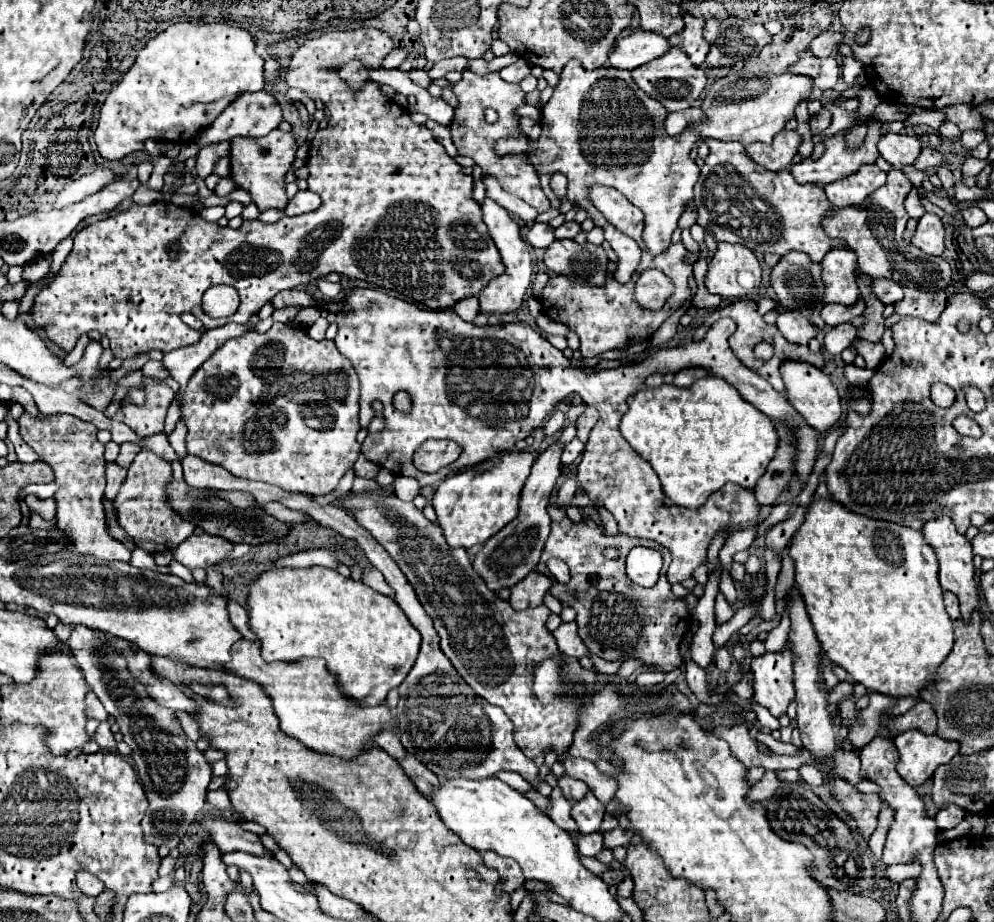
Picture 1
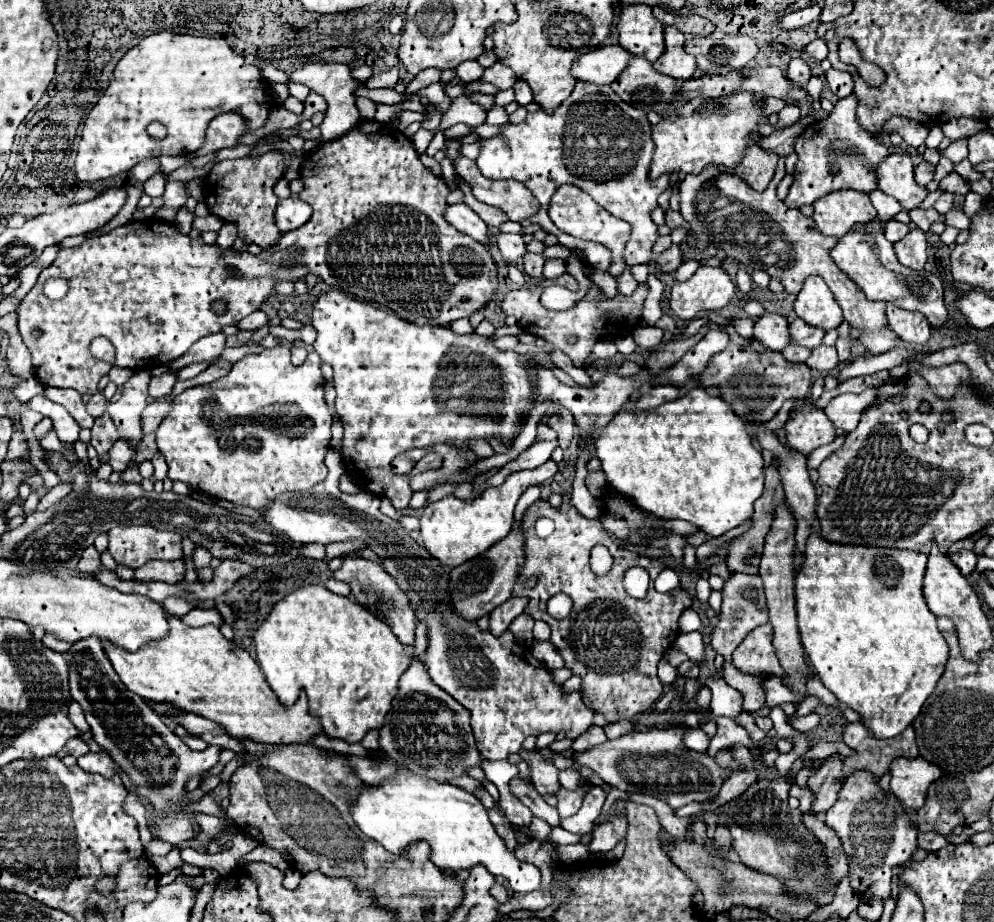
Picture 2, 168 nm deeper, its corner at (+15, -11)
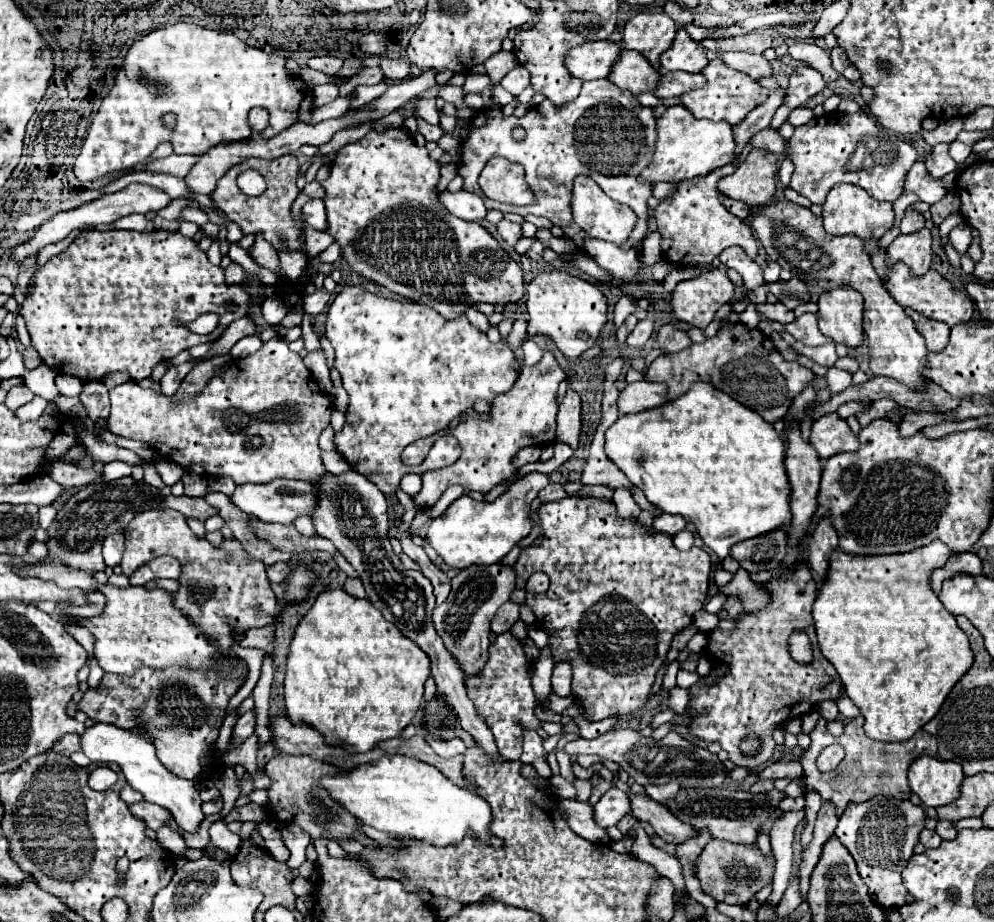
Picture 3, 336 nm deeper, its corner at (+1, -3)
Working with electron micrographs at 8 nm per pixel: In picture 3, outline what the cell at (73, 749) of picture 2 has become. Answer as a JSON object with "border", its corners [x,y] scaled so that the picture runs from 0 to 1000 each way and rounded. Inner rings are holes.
{"border":[[[64,796],[62,803],[58,803],[58,807],[52,809],[52,813],[62,820],[72,820],[76,813],[80,813],[80,798],[78,796]]]}

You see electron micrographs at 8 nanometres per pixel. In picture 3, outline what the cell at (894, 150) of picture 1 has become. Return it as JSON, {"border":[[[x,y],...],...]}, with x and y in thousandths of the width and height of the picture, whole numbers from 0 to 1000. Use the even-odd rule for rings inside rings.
{"border":[[[926,174],[915,182],[915,187],[911,191],[909,206],[920,208],[928,219],[934,219],[934,221],[942,221],[944,217],[948,217],[954,210],[950,197],[948,195],[940,195],[932,187],[930,176],[926,176]]]}

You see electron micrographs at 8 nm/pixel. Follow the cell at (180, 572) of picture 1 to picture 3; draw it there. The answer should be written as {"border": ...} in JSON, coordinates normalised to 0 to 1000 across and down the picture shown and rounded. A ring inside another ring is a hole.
{"border":[[[235,685],[235,698],[233,700],[233,704],[237,707],[238,711],[247,716],[251,725],[251,731],[247,740],[237,752],[237,755],[231,759],[229,770],[239,768],[239,766],[241,766],[241,761],[254,753],[254,749],[262,734],[266,706],[262,704],[243,703],[241,696],[245,693],[245,691],[246,689],[242,685]]]}

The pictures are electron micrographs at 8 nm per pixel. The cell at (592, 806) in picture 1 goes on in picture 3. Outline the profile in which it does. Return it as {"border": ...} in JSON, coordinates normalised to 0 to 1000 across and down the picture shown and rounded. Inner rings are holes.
{"border":[[[559,813],[559,824],[563,829],[563,839],[571,846],[571,848],[577,848],[577,839],[575,839],[575,826],[573,826],[573,820],[567,816],[567,813]]]}

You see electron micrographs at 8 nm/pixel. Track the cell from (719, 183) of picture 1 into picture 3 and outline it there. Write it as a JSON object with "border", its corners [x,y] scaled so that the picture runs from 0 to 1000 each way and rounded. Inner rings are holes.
{"border":[[[793,217],[777,219],[775,223],[757,226],[755,245],[761,252],[763,260],[767,262],[767,267],[769,267],[771,275],[775,278],[775,282],[785,286],[787,291],[799,295],[811,308],[821,308],[821,310],[825,310],[829,315],[845,312],[845,310],[855,310],[861,317],[865,317],[867,323],[869,323],[869,360],[873,364],[875,401],[881,408],[899,410],[899,412],[907,414],[909,419],[913,419],[915,423],[922,423],[922,425],[930,425],[932,423],[932,412],[934,412],[930,408],[930,399],[934,399],[932,373],[930,373],[926,360],[920,356],[918,347],[909,341],[909,334],[889,315],[887,304],[881,297],[881,293],[877,291],[875,278],[871,275],[871,269],[869,269],[867,260],[863,260],[863,256],[835,256],[835,254],[831,254],[829,245],[827,245],[827,234],[819,234],[813,226],[807,226],[807,223],[797,221]]]}

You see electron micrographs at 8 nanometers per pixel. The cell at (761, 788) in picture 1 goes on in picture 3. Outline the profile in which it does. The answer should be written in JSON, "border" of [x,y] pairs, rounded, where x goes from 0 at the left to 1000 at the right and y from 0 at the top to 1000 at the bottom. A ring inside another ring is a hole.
{"border":[[[714,911],[700,933],[700,952],[704,954],[706,967],[714,970],[720,978],[728,980],[751,980],[769,961],[779,954],[779,926],[771,928],[765,922],[755,922],[748,915]]]}

